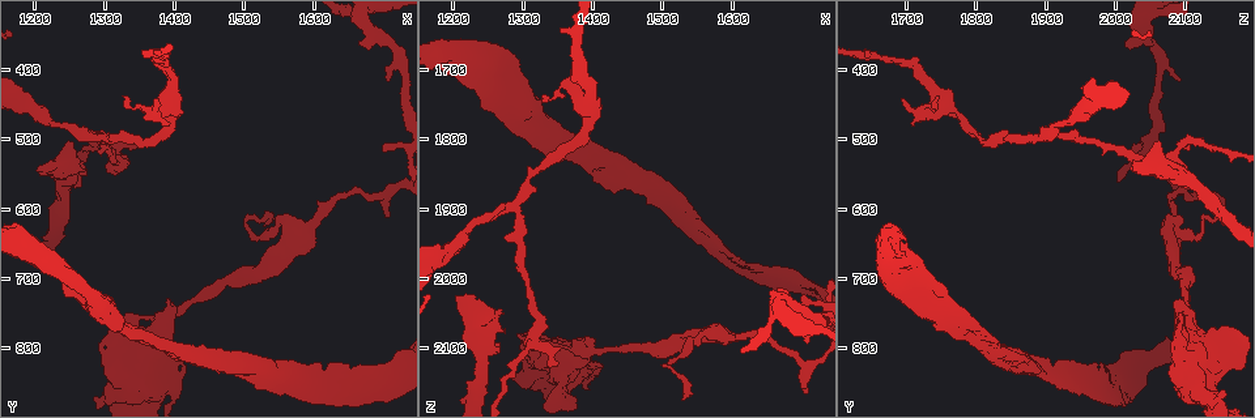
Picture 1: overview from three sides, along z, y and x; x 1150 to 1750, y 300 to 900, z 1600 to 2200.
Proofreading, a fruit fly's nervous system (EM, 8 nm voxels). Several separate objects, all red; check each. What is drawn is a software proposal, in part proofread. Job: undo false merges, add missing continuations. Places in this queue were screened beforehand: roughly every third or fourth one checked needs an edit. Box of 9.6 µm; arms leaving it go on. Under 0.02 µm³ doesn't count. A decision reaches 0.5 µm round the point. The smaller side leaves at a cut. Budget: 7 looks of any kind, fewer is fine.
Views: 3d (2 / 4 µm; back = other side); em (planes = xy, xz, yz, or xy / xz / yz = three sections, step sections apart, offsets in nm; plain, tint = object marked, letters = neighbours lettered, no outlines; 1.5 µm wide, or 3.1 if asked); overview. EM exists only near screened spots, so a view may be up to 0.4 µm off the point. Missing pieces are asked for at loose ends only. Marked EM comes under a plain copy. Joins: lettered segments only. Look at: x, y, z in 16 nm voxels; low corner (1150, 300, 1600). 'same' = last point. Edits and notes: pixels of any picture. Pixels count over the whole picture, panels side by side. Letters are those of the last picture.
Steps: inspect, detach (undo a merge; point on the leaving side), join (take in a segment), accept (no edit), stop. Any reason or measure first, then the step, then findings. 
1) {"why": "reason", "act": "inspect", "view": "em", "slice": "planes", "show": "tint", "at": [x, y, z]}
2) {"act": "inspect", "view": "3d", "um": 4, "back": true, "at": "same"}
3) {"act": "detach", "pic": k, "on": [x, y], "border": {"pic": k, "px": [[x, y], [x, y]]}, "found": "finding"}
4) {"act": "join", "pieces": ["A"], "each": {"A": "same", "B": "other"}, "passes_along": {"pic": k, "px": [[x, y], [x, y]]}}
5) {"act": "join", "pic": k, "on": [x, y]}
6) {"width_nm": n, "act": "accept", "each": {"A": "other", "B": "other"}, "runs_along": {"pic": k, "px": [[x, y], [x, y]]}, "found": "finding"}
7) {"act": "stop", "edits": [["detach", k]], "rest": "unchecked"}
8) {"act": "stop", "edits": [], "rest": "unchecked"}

{"why": "branch stops here", "act": "inspect", "view": "3d", "um": 2, "at": [1200, 545, 2030]}

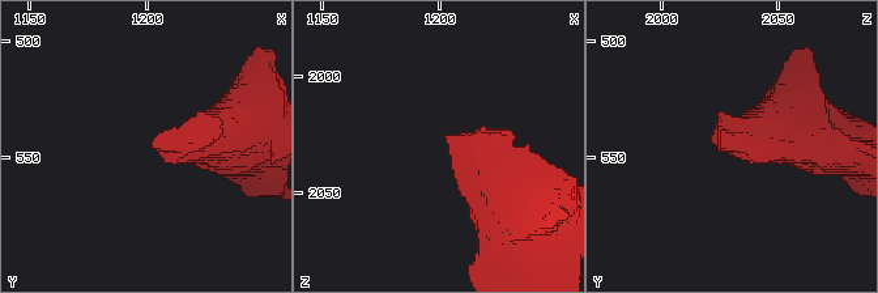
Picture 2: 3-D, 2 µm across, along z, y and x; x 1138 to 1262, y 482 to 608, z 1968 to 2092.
{"why": "shape alone is not enough", "act": "inspect", "view": "em", "slice": "planes", "show": "letters", "at": [1202, 544, 2025]}

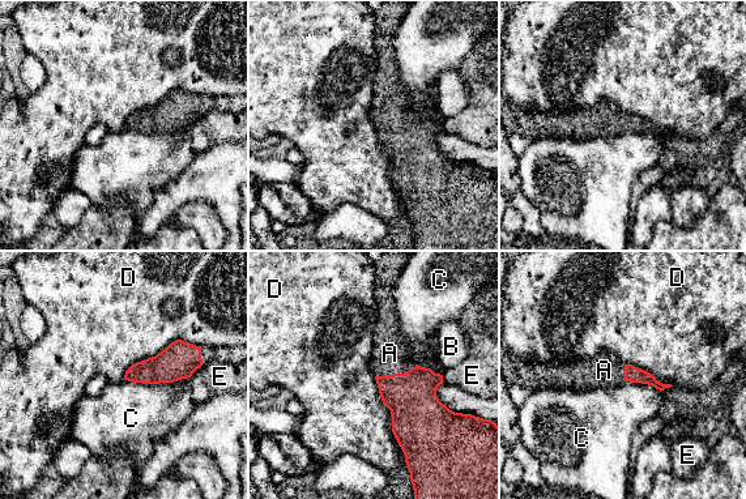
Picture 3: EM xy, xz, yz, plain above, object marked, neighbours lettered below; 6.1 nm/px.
{"act": "join", "pic": 3, "on": [389, 353], "each": {"A": "same", "B": "other", "C": "other", "D": "other", "E": "other"}, "found": "it goes on there"}

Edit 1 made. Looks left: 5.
{"why": "calibre changes", "act": "inspect", "view": "3d", "um": 2, "at": [1245, 695, 1735]}

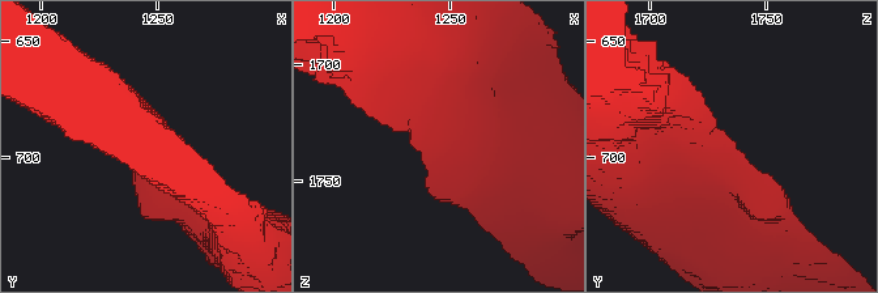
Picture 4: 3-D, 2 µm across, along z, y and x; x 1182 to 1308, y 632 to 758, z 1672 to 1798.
{"act": "inspect", "view": "em", "slice": "planes", "show": "letters", "at": [1242, 696, 1734]}

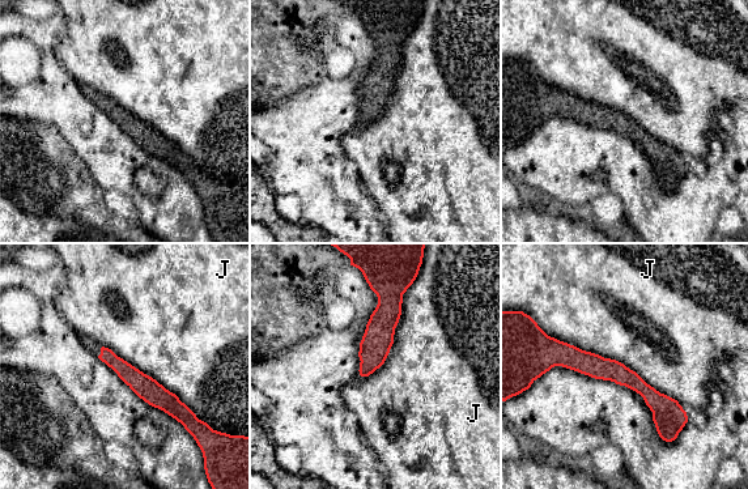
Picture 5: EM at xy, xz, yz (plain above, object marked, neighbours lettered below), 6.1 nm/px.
{"act": "accept", "each": {"J": "other"}, "runs_along": {"pic": 5, "px": [[548, 362], [617, 371], [684, 419]]}, "found": "one neuron here"}

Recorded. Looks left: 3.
{"why": "sudden change in width", "act": "inspect", "view": "em", "slice": "planes", "show": "letters", "at": [1395, 405, 1720]}

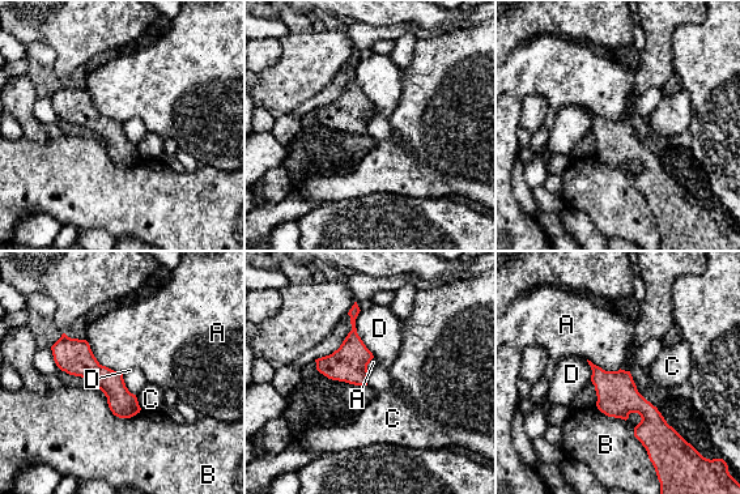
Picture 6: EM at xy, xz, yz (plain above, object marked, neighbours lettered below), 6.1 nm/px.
{"act": "accept", "each": {"A": "other", "B": "other", "C": "other", "D": "other"}, "runs_along": {"pic": 6, "px": [[595, 369], [651, 418], [662, 461]]}, "found": "continuous, no second neuron"}

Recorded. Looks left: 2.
{"act": "stop", "edits": [["join", 3]], "rest": "unchecked"}

